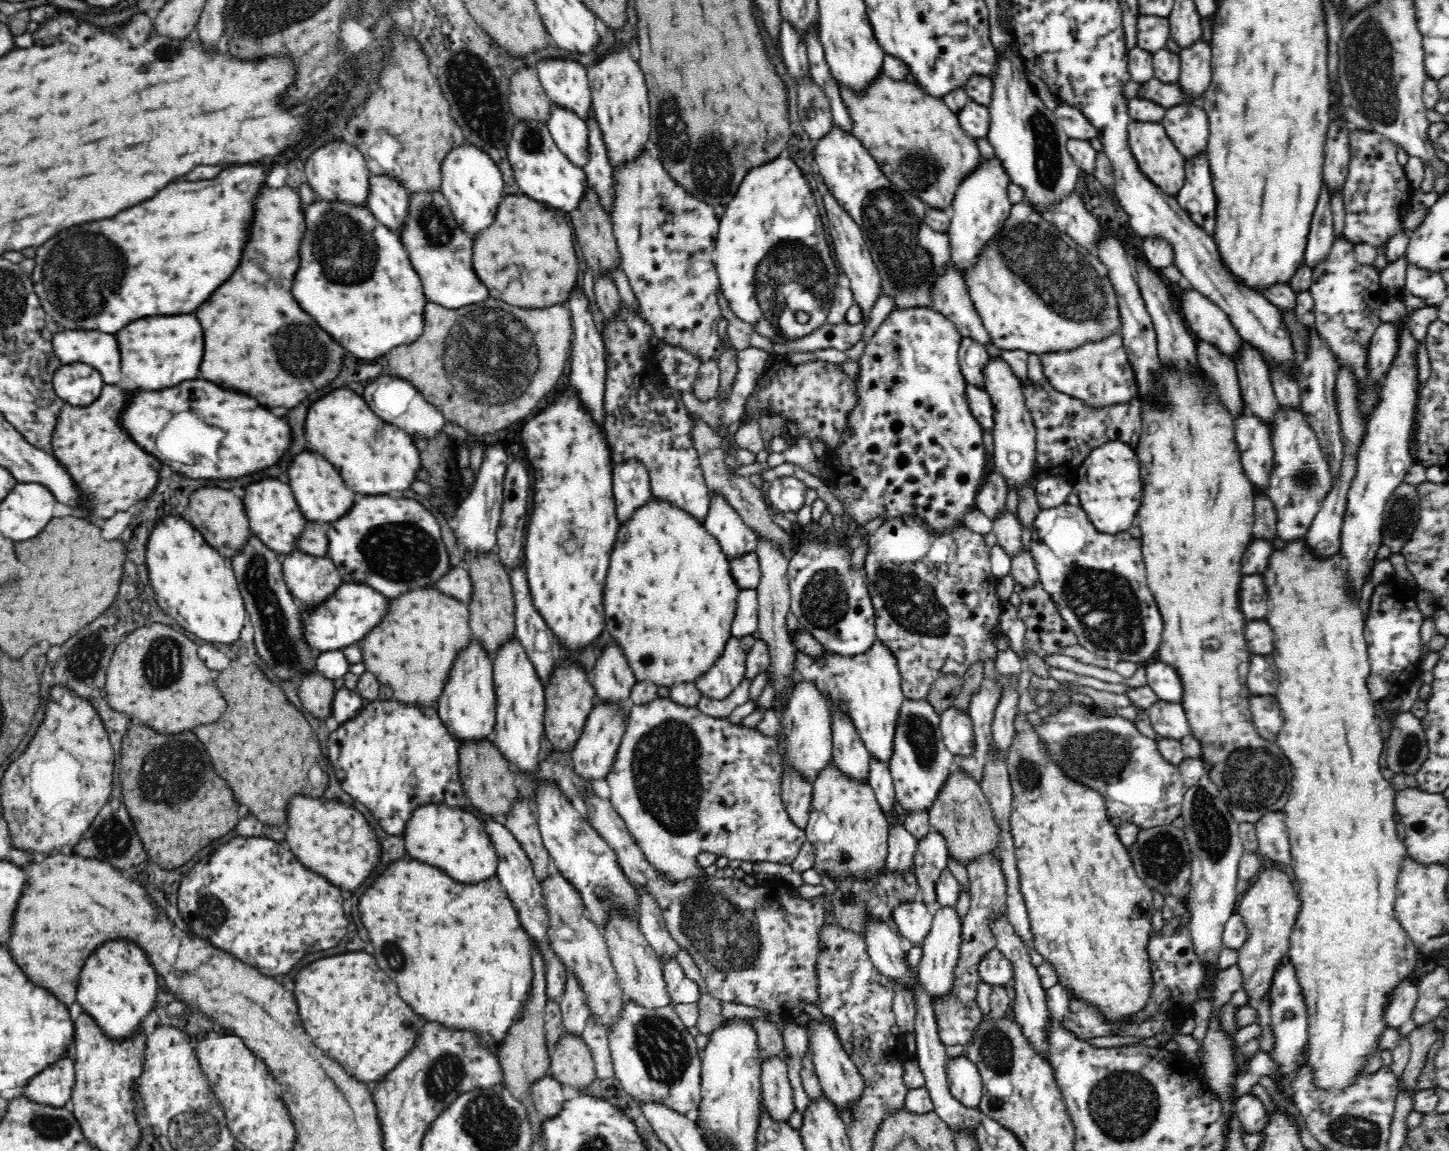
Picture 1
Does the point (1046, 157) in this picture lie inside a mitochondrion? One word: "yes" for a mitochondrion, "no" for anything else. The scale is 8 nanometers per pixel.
yes

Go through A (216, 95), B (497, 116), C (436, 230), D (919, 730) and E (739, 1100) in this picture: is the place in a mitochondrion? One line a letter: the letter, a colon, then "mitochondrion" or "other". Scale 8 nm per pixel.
A: other
B: mitochondrion
C: mitochondrion
D: mitochondrion
E: other

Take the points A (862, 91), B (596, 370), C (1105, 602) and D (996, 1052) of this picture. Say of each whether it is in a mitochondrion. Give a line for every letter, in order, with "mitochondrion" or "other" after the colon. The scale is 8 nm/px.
A: other
B: other
C: mitochondrion
D: mitochondrion

